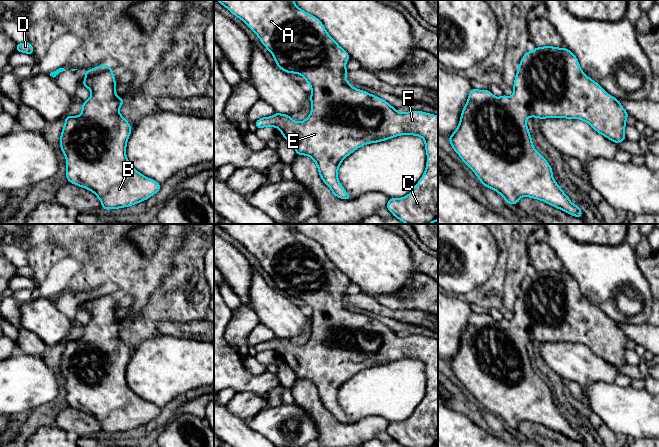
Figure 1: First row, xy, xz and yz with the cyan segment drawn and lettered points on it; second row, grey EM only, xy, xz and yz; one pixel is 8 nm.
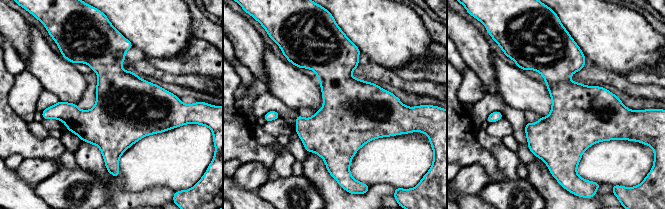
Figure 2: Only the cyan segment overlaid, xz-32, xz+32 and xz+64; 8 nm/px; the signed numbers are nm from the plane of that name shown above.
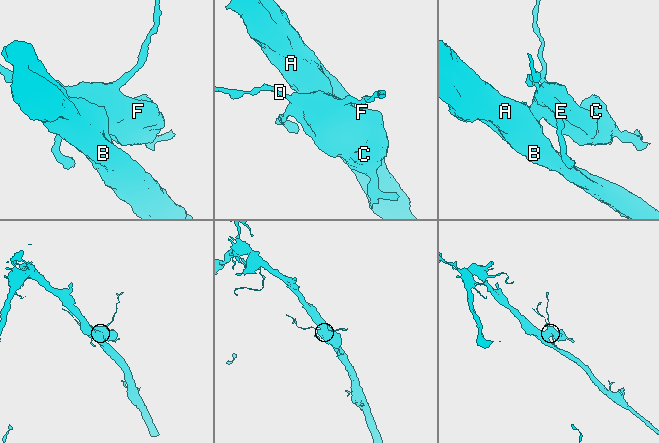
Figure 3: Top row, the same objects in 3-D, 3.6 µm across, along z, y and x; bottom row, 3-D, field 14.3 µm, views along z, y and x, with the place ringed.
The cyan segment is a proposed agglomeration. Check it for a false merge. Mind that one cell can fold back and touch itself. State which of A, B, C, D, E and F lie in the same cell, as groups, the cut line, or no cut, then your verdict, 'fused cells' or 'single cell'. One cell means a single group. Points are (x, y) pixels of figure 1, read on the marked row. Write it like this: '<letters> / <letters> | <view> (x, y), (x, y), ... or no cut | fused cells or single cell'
A B C D E F | no cut | single cell

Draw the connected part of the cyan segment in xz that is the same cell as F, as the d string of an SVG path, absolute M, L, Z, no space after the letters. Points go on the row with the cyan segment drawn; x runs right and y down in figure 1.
M216 0L233 15L241 19L260 39L261 43L273 55L276 65L283 71L303 76L311 86L310 115L302 122L296 122L290 115L275 112L271 117L255 121L257 129L263 127L278 128L296 150L296 155L306 155L315 161L318 172L332 193L341 199L351 200L338 180L338 168L341 162L359 147L385 141L403 134L420 136L425 141L427 153L426 170L412 191L403 198L389 198L386 208L394 217L406 224L431 224L438 221L438 116L422 111L398 112L385 100L366 91L355 89L347 80L345 64L349 54L327 33L322 22L313 15L298 8L294 0Z

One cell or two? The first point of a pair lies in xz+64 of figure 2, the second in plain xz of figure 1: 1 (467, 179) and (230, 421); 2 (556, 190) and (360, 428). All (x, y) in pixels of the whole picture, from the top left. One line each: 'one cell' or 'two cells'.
1: two cells
2: one cell

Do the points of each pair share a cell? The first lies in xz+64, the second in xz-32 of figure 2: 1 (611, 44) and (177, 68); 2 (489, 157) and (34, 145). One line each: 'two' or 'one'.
1: two
2: one

